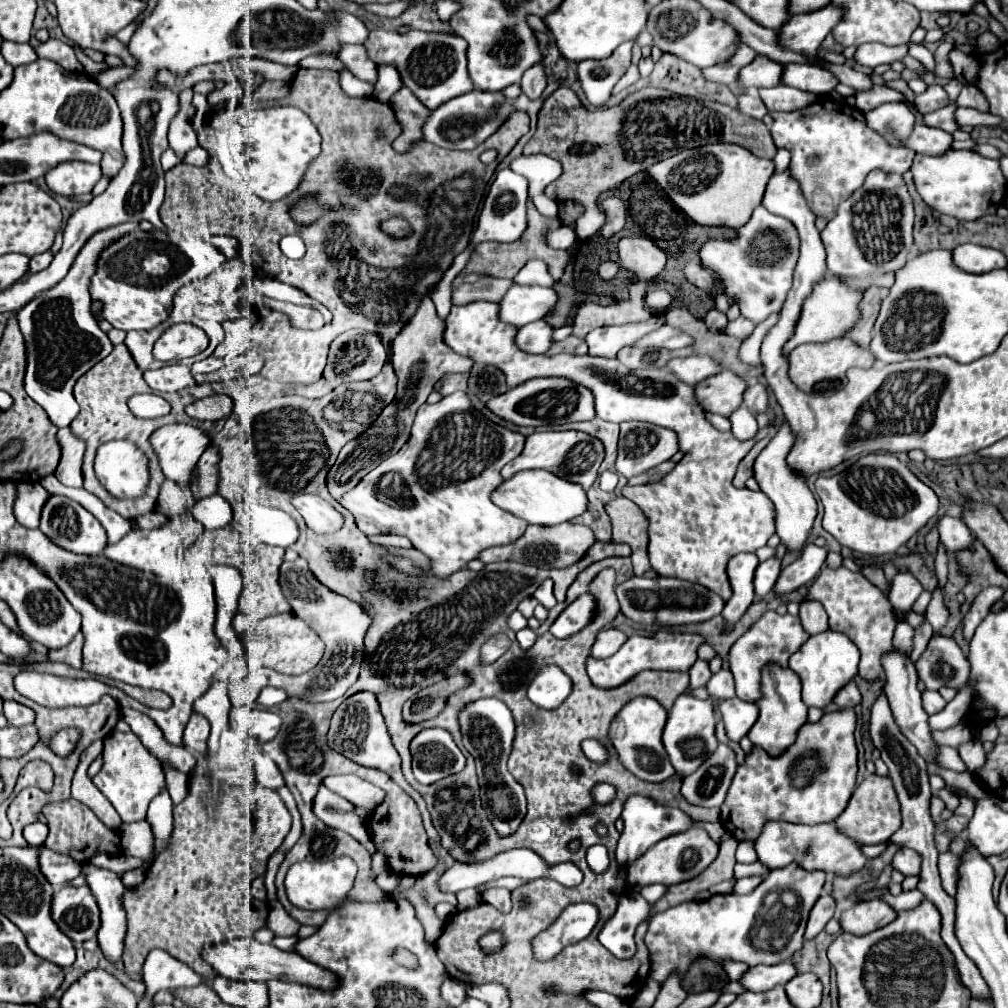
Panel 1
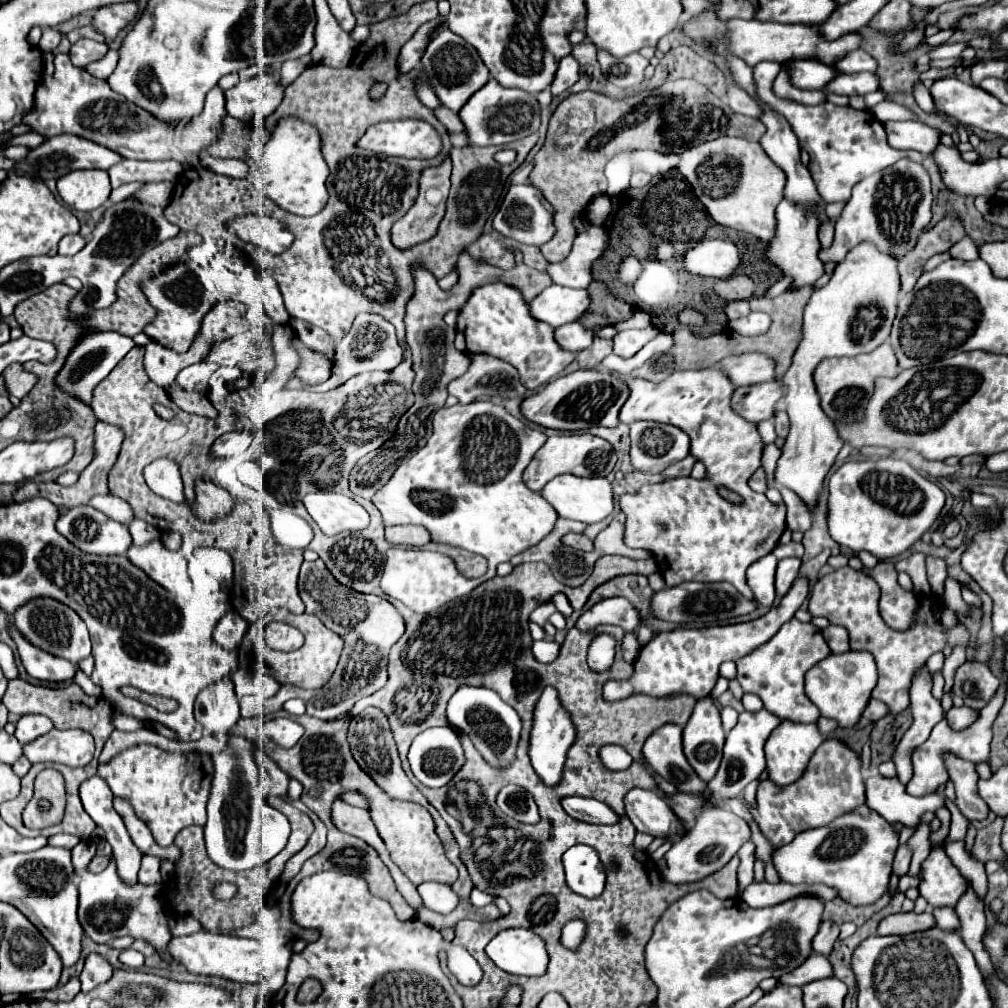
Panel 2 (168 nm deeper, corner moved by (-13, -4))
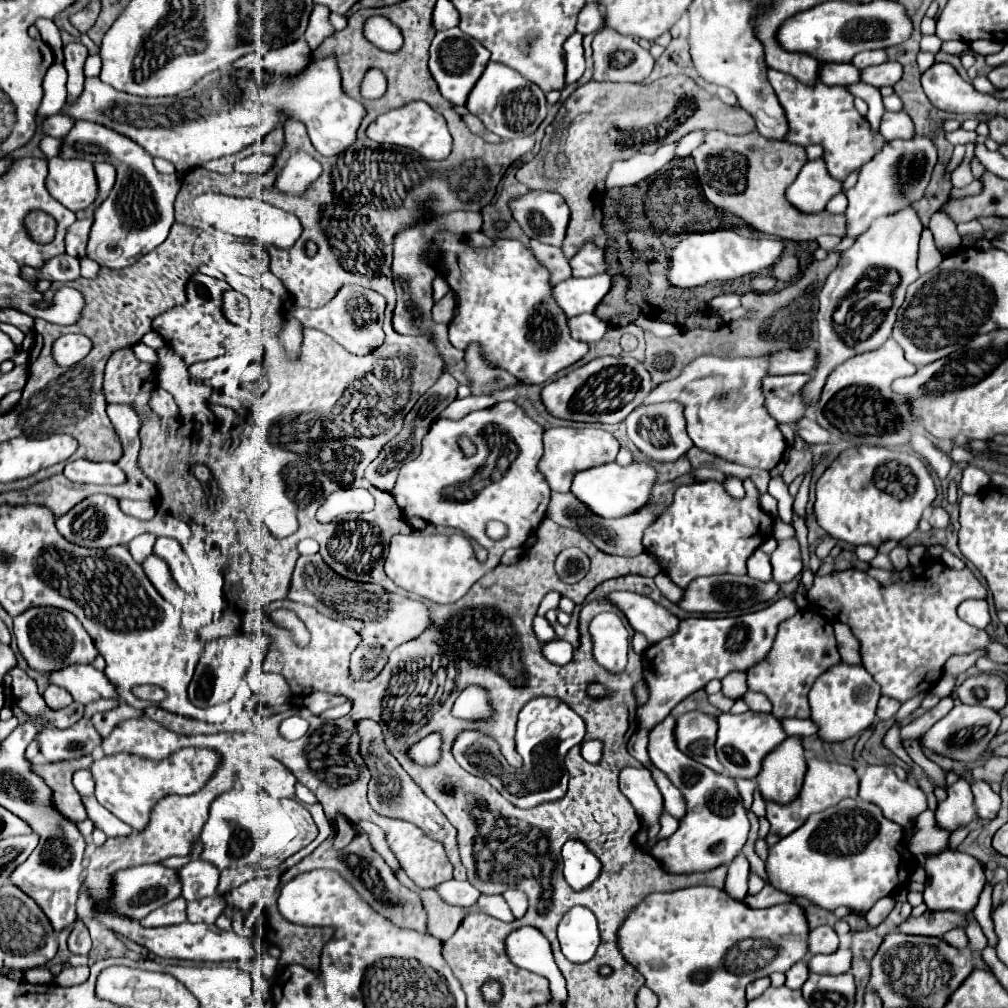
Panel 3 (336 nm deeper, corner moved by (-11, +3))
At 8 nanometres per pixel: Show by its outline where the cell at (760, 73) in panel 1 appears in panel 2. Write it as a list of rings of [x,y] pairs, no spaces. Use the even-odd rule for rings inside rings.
[[[786,61],[790,83],[798,89],[824,89],[834,79],[836,71],[818,61]]]

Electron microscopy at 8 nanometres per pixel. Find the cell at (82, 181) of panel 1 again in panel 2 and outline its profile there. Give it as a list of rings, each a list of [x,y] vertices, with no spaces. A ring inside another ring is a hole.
[[[74,171],[58,179],[58,195],[78,211],[92,211],[106,203],[110,195],[110,179],[106,171]]]

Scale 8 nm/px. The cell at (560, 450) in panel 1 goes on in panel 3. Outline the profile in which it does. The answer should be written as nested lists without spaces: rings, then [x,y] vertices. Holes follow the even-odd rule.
[[[576,422],[578,426],[565,426],[565,428],[548,428],[544,432],[544,456],[540,460],[540,470],[546,476],[548,484],[556,492],[568,490],[572,484],[572,478],[580,470],[588,470],[600,464],[614,462],[618,454],[618,440],[601,428],[597,428],[589,423]]]

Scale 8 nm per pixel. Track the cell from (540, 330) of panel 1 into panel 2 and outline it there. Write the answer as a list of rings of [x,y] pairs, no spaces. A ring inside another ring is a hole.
[[[574,321],[574,323],[566,323],[566,325],[562,325],[562,327],[556,327],[556,329],[554,329],[554,339],[556,339],[556,343],[558,343],[564,351],[576,353],[576,351],[586,349],[586,347],[592,343],[594,333]]]

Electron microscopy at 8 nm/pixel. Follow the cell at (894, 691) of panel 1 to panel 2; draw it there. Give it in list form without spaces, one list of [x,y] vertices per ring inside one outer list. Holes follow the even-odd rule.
[[[945,753],[943,759],[948,770],[950,780],[956,791],[956,805],[962,815],[970,821],[984,819],[988,813],[988,805],[978,795],[978,773],[974,771],[974,763],[958,759],[952,753]]]

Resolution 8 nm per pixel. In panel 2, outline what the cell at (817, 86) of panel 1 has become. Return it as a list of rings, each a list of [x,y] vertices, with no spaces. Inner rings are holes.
[[[838,73],[830,85],[826,85],[824,91],[836,93],[836,95],[866,95],[880,87],[880,81],[874,73],[856,73],[856,75],[844,75]]]

